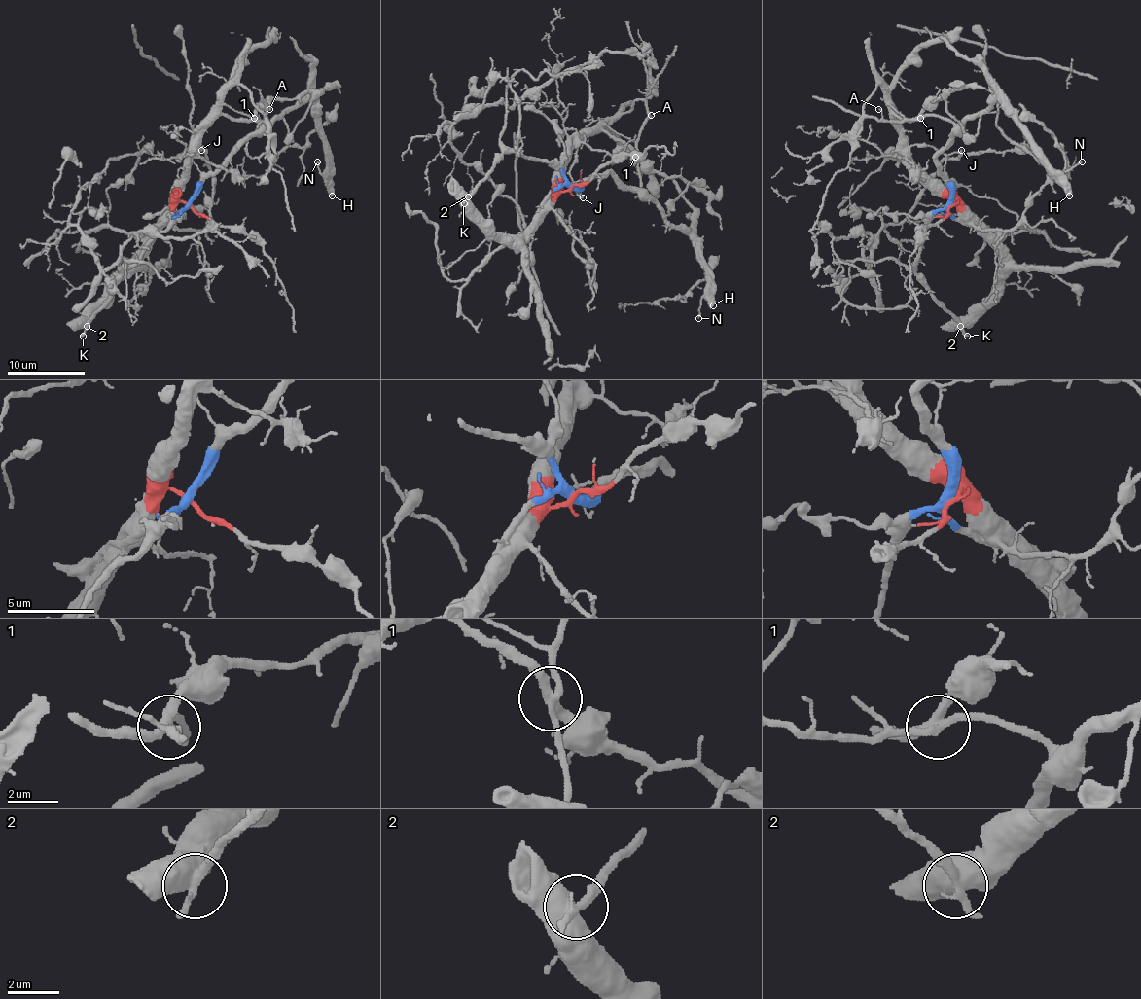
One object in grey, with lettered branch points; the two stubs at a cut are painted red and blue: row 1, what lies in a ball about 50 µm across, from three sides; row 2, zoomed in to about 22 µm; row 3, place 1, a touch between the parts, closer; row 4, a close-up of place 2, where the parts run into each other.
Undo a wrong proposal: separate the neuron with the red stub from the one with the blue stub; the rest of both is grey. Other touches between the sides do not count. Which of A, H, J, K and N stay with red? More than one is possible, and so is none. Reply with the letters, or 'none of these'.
none of these

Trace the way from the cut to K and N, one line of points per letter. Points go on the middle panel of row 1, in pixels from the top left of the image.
K: (571, 189), (565, 175), (550, 163), (505, 152), (464, 204)
N: (571, 189), (614, 173), (641, 198), (651, 200), (670, 224), (688, 233), (703, 259), (707, 286), (697, 317)

